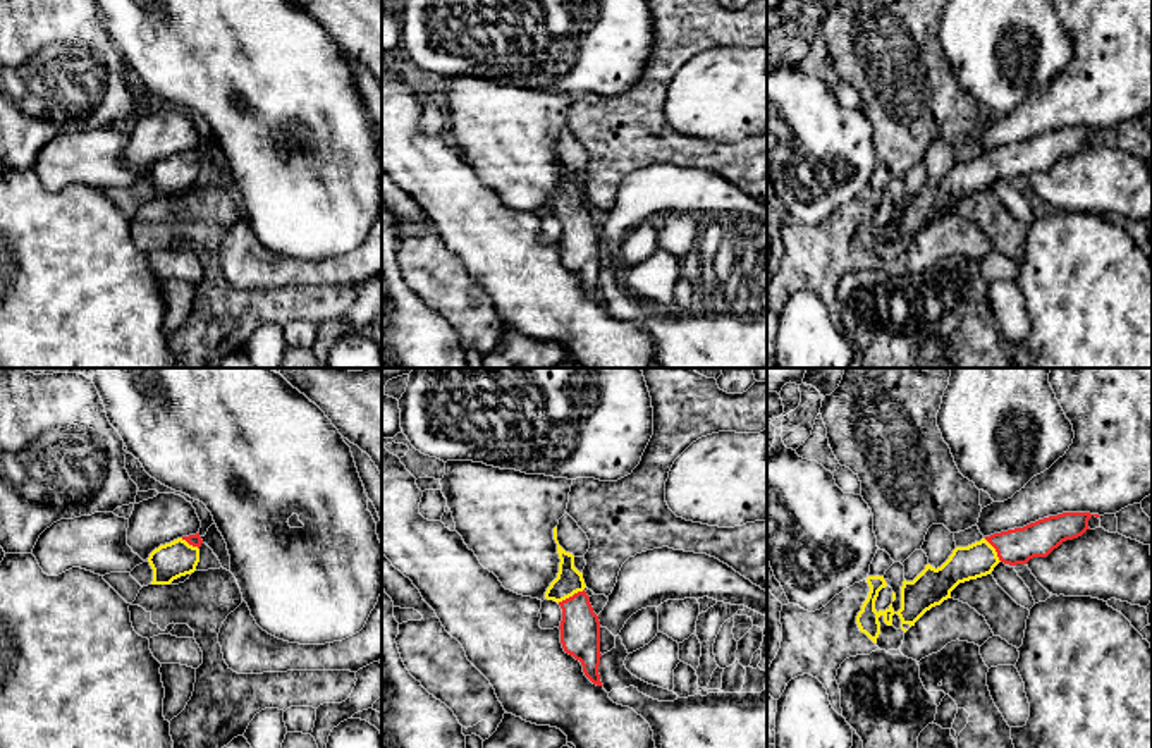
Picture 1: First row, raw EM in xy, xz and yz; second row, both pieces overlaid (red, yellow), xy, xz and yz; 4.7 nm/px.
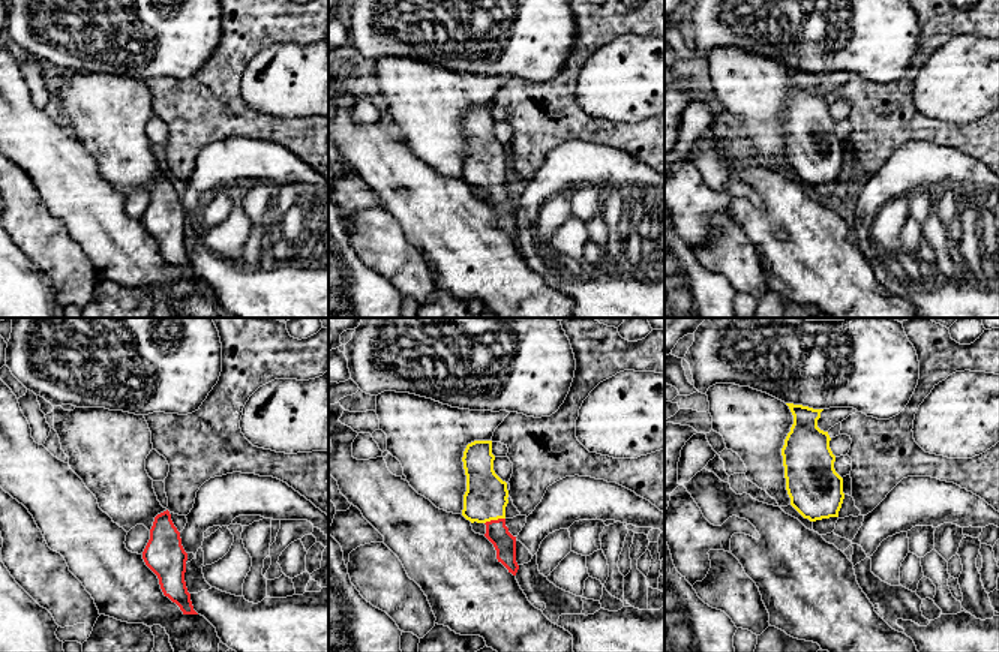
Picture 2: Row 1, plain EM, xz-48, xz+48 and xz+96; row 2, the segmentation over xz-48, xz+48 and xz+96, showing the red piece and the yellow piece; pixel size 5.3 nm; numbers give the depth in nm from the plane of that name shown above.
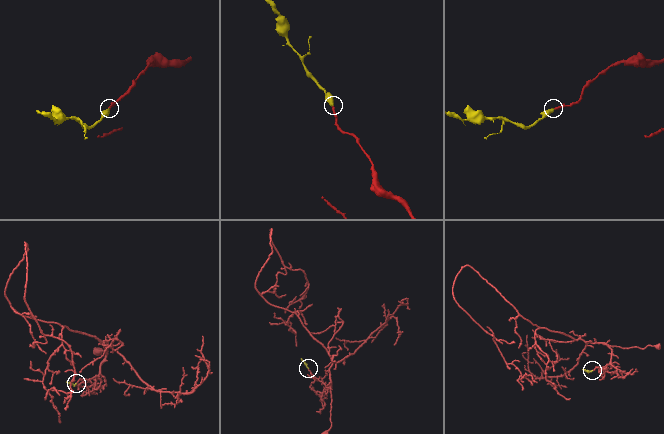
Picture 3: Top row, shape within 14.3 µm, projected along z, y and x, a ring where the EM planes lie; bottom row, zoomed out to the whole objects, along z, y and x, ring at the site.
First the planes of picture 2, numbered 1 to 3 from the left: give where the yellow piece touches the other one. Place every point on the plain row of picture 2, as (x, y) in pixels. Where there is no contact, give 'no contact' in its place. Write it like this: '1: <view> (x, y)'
1: no contact
2: xz+48 (494, 185)
3: no contact

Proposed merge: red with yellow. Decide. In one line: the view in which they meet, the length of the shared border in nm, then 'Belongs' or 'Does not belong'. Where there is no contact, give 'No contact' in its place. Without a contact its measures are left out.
Touches red in xz. Shared border 140 nm. Belongs

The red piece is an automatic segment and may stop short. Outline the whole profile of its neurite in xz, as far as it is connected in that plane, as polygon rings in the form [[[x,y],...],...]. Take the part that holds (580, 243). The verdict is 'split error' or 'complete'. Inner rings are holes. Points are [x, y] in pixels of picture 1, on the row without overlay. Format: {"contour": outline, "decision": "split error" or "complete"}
{"contour": [[[557,141],[554,155],[559,169],[559,187],[545,206],[547,215],[554,215],[562,224],[561,258],[566,268],[581,277],[585,291],[597,301],[604,301],[598,289],[600,280],[600,236],[593,227],[586,210],[583,187],[574,182],[574,170],[566,167],[557,156]]], "decision": "split error"}

